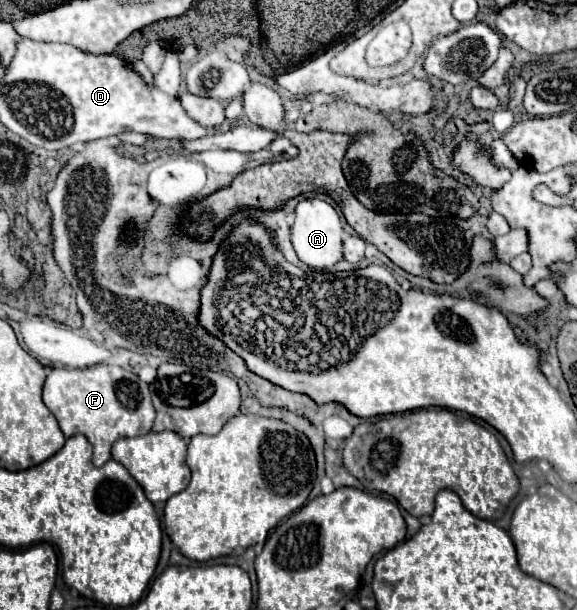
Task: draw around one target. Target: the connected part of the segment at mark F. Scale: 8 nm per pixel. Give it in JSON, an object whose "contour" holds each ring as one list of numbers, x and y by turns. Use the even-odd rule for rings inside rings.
{"contour":[[112,365,52,369,44,383,44,405,60,423,64,437,84,435,92,443,92,463,96,467,102,467,110,459,110,447,114,441,146,435,154,423,154,407,148,385,140,381,138,375]]}

